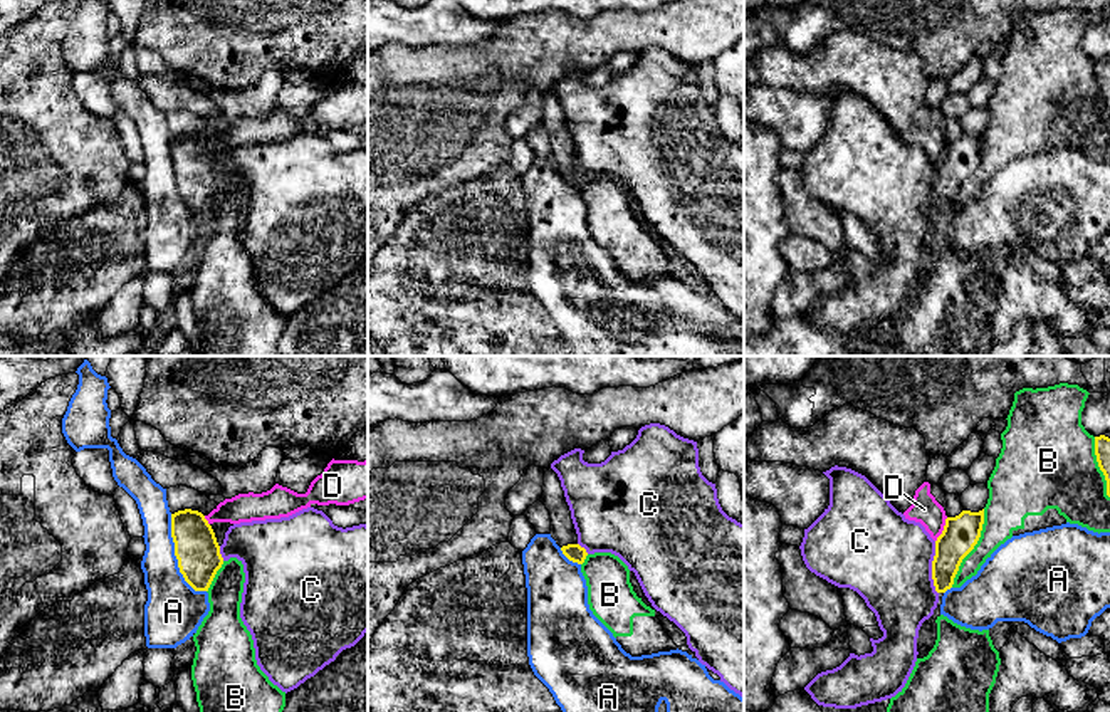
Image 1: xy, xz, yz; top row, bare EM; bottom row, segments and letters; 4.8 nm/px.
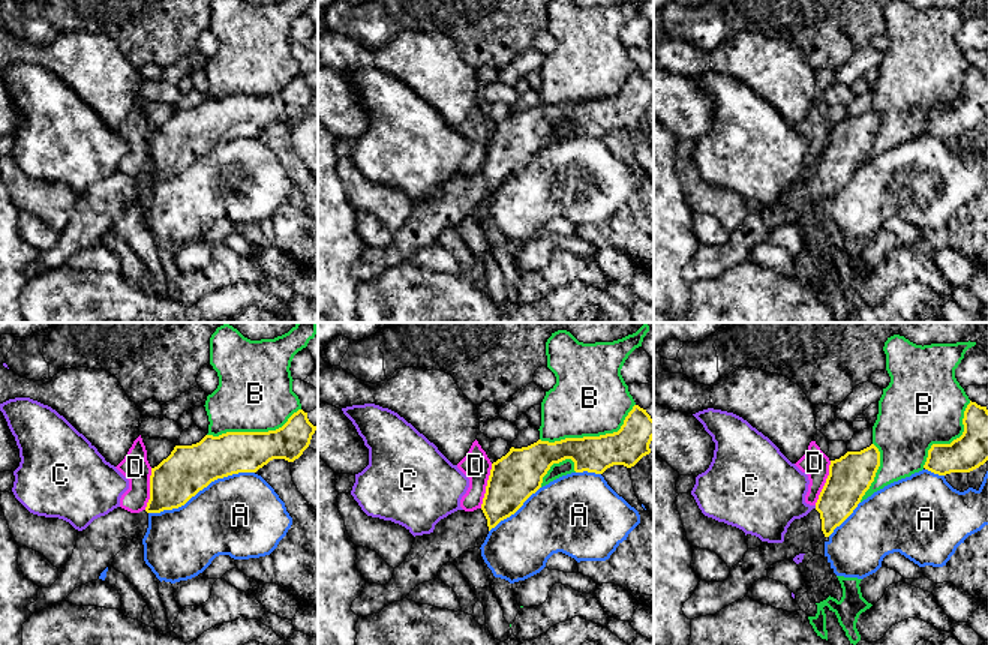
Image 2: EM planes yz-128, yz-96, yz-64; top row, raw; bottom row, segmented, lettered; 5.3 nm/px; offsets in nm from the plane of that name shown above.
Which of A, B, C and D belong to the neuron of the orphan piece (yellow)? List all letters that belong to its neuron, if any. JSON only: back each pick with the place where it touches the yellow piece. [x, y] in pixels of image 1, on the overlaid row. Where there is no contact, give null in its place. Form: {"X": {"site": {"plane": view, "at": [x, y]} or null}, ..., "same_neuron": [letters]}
{"same_neuron": []}

